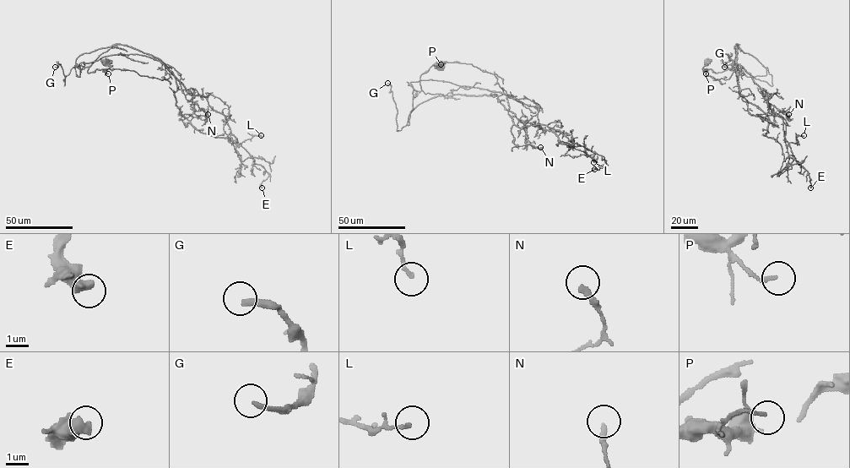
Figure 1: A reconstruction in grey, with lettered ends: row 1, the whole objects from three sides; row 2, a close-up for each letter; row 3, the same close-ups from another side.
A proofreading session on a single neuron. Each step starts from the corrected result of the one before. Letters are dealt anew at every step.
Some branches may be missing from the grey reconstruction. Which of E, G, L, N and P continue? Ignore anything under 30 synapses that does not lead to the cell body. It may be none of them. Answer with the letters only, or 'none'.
G

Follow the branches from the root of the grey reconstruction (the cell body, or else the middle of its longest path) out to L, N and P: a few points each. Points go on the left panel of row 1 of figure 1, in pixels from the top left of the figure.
L: (106, 62), (109, 68), (87, 72), (116, 44), (150, 54), (225, 116), (232, 144), (261, 135)
N: (106, 62), (109, 68), (87, 72), (116, 44), (152, 55), (192, 95), (193, 112), (202, 120), (208, 114)
P: (106, 62), (109, 68), (89, 73), (78, 65), (132, 54), (170, 71), (166, 79), (108, 73)

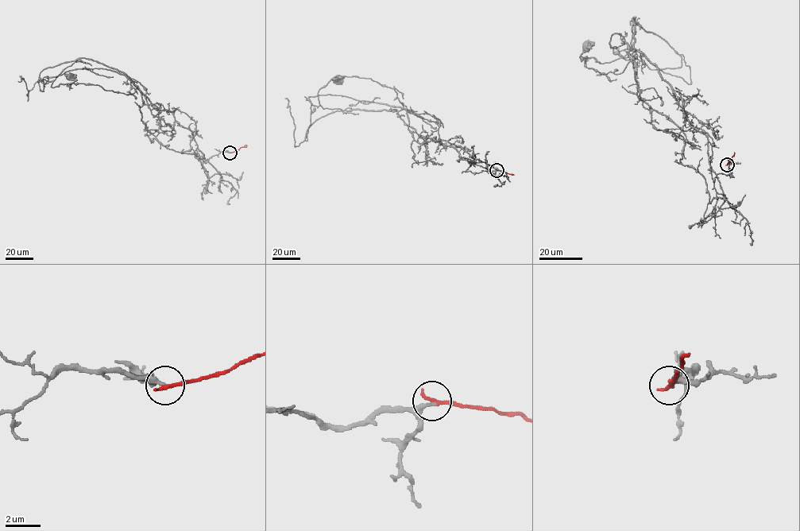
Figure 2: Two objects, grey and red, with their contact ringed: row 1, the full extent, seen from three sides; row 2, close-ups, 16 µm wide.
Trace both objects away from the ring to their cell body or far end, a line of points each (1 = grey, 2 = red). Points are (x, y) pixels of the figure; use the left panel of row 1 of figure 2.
1: (229, 153), (199, 159), (191, 131), (124, 73), (79, 58), (51, 87), (71, 75)
2: (229, 153), (246, 145)

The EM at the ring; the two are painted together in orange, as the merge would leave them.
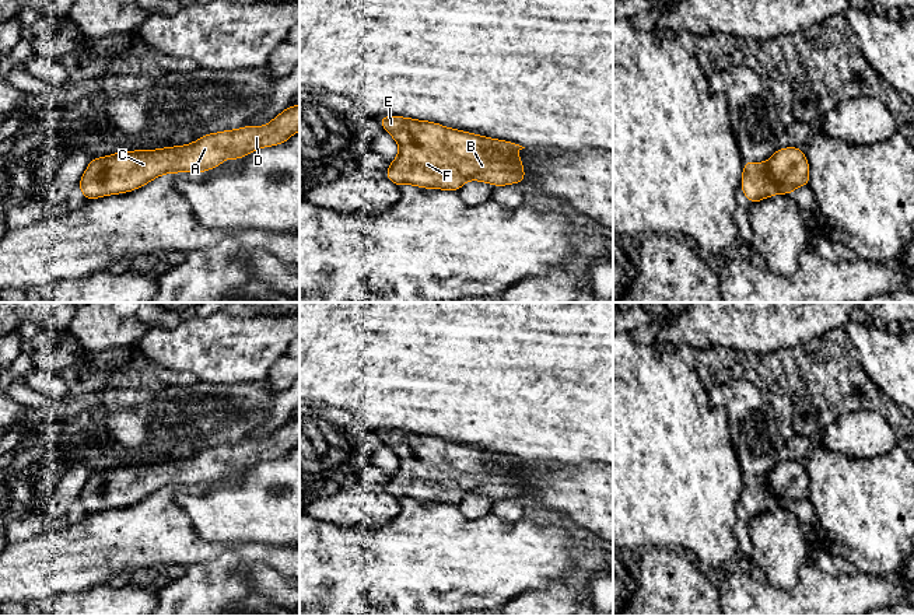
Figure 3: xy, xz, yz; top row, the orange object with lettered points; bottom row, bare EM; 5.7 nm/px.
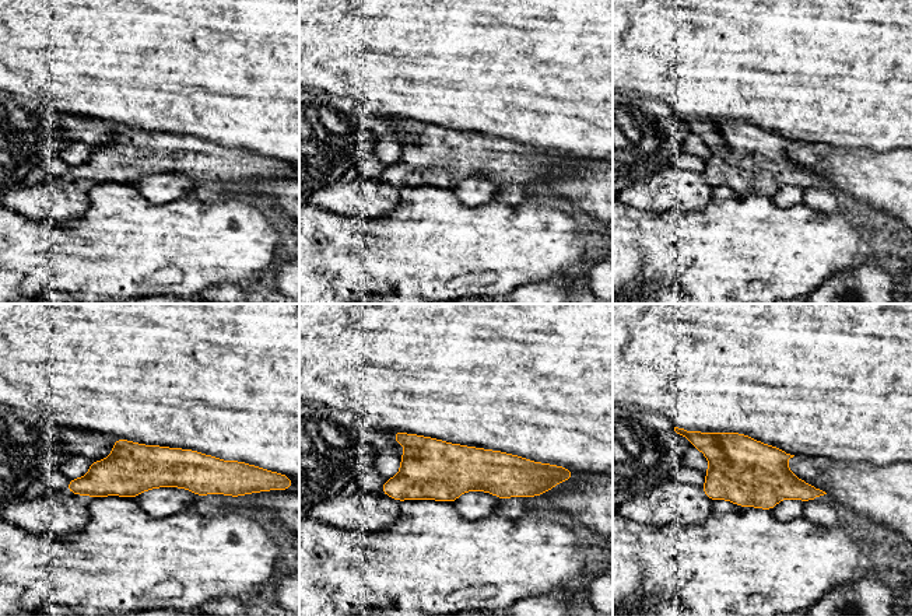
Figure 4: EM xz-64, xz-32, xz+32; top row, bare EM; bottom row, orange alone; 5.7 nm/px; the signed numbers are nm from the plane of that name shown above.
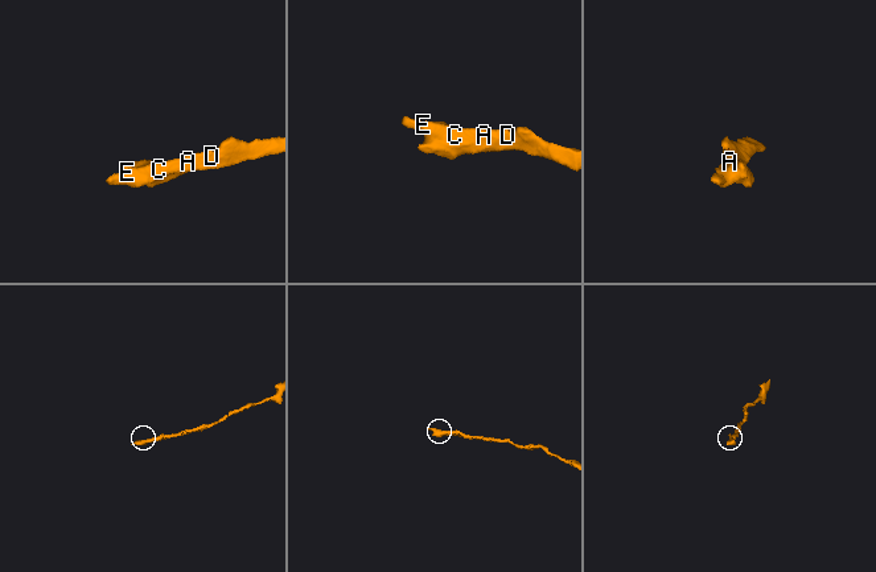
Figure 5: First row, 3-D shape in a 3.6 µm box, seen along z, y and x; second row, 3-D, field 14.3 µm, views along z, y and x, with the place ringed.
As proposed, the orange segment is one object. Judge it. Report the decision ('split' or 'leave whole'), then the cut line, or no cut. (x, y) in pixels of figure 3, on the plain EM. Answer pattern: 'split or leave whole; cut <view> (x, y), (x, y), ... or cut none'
leave whole; cut none

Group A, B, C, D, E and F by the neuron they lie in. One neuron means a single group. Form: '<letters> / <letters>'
A B C D E F

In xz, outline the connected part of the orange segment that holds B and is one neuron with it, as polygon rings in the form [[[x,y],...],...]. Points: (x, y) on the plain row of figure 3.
[[[378,430],[378,434],[400,461],[385,484],[398,500],[458,505],[467,494],[493,500],[525,496],[522,473],[515,468],[525,461],[514,455],[413,431]]]

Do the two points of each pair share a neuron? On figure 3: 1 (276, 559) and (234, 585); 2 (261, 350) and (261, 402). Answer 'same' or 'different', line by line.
1: same
2: different

